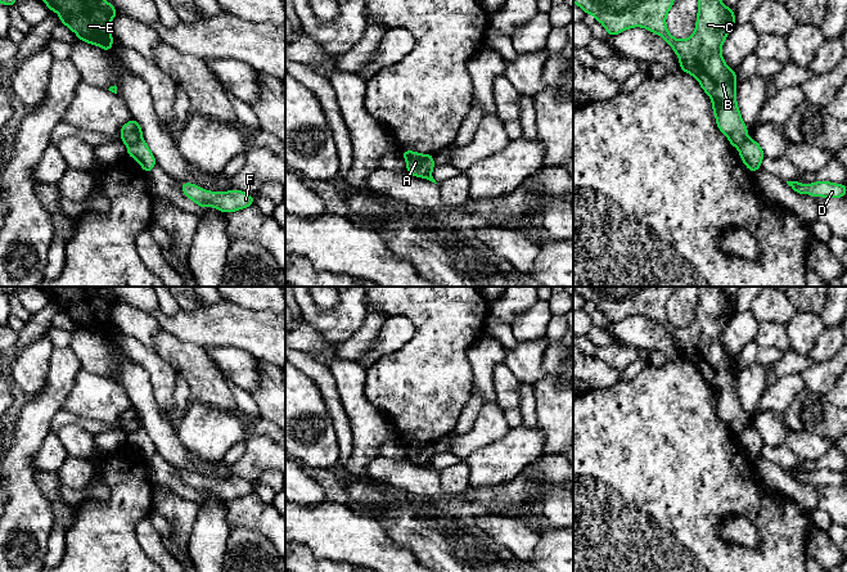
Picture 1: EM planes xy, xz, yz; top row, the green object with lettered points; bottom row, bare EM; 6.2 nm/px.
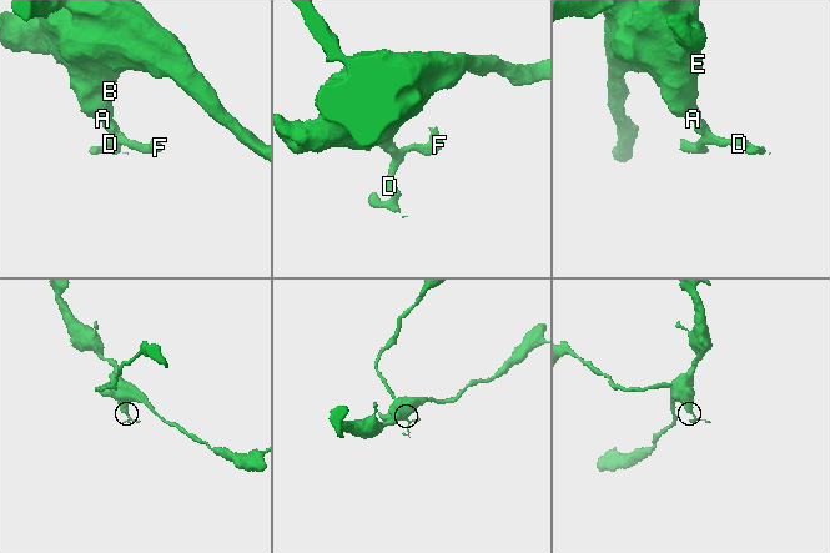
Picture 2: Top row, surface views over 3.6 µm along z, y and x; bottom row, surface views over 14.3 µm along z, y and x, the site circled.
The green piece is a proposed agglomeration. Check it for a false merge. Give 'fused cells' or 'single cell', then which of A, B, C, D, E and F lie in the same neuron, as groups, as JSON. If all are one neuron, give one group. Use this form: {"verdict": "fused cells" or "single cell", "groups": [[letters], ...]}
{"verdict": "fused cells", "groups": [["A", "B", "C", "E"], ["D", "F"]]}

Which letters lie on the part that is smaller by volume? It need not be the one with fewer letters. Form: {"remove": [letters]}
{"remove": ["D", "F"]}

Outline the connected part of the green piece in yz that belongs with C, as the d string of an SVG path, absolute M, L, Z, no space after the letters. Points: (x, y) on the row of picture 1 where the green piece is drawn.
M573 0L573 3L586 14L594 15L604 26L609 37L634 27L643 27L662 36L676 53L680 60L680 71L695 77L704 93L711 98L717 129L725 134L729 143L739 148L748 140L748 130L736 103L736 72L725 63L721 54L721 46L735 24L733 9L727 8L721 0L698 0L698 14L693 35L685 40L677 40L668 32L666 26L666 17L675 0Z

